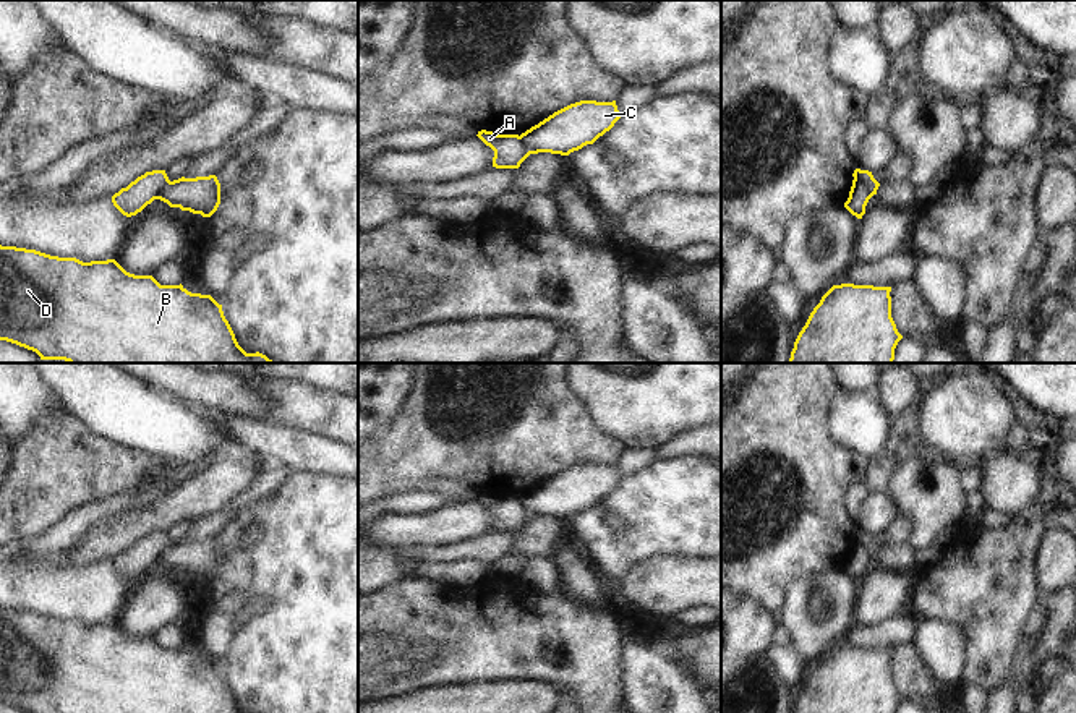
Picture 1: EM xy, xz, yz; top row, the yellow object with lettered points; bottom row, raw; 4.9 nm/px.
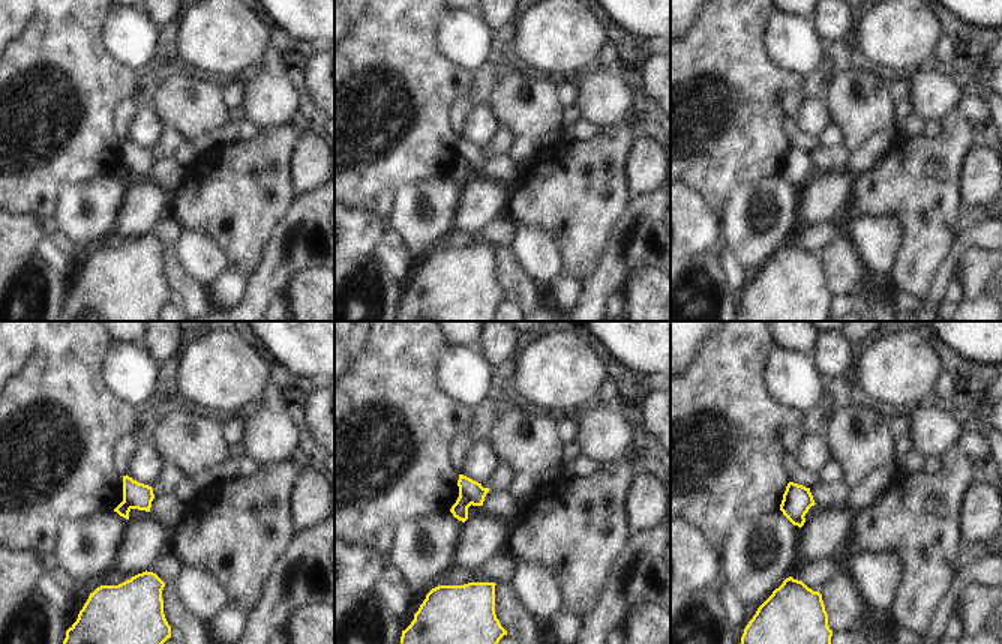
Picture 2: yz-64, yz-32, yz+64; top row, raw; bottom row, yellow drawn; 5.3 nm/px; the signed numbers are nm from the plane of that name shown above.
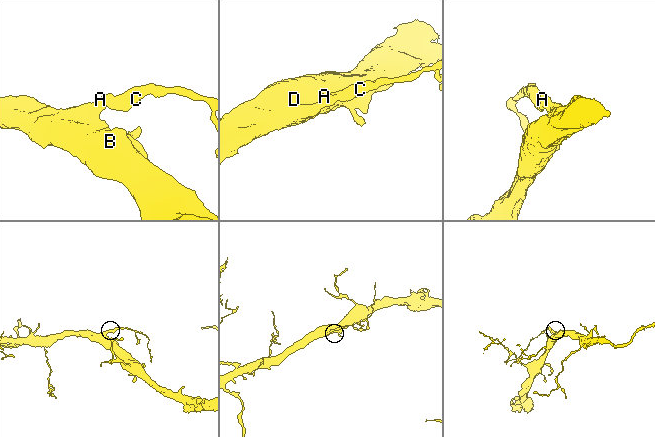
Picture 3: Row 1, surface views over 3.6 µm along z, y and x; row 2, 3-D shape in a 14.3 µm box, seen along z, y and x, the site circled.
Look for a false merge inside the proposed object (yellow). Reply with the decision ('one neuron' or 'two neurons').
two neurons

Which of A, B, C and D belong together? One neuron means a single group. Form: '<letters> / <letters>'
A B D / C

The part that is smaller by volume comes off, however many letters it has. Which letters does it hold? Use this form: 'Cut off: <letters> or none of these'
Cut off: C

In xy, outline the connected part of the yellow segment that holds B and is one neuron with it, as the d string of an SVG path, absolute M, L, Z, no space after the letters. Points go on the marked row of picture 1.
M2 245L0 340L68 363L275 363L238 345L211 295L130 274L115 259L83 263Z

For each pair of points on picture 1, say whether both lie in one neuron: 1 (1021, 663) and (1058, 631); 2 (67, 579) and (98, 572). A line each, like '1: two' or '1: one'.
1: one
2: one

